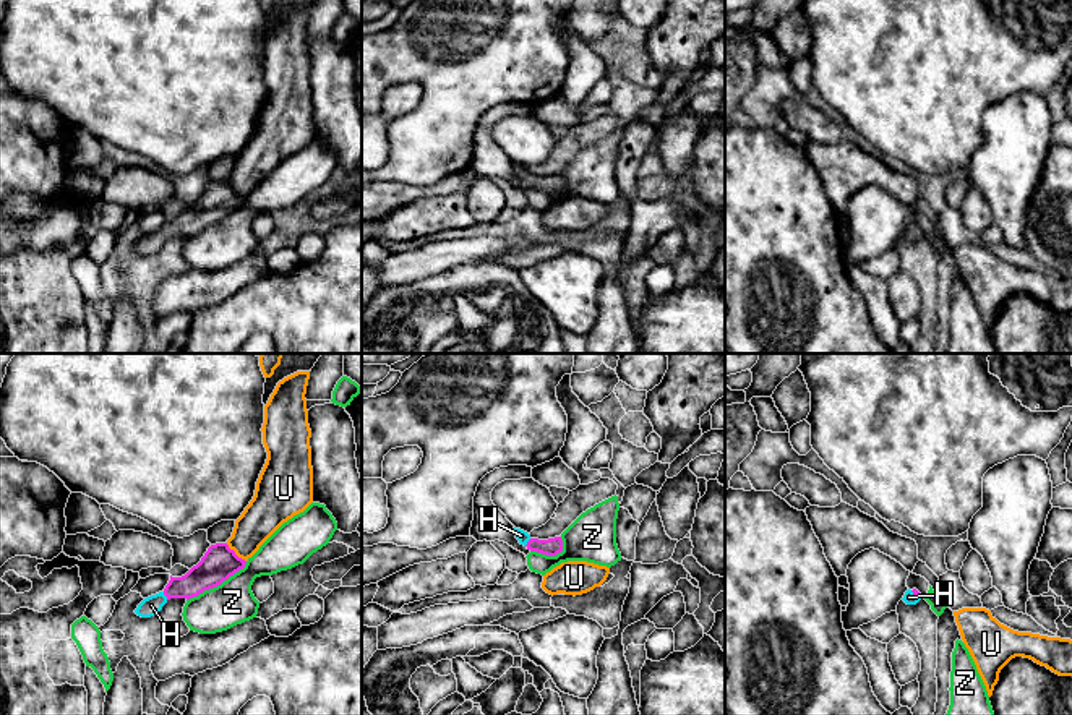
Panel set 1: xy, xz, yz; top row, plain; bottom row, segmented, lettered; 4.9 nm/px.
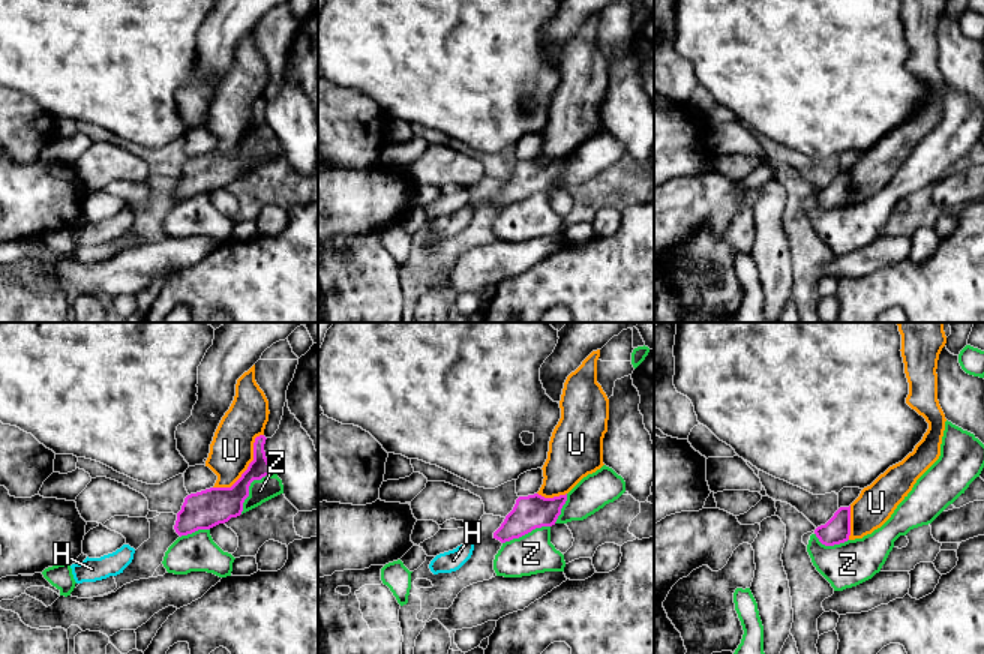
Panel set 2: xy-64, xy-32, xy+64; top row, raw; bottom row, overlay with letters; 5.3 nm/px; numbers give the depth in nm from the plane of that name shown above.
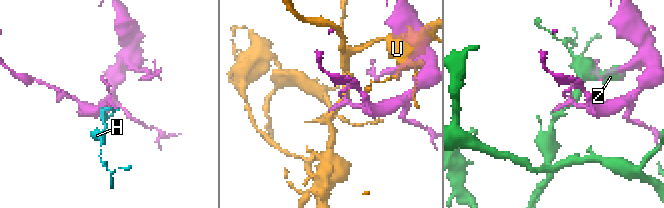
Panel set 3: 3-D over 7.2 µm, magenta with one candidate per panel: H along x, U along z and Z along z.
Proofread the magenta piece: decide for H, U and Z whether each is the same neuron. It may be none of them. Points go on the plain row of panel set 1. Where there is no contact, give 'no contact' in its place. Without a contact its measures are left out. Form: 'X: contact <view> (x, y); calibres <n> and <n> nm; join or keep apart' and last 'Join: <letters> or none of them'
H: contact xy (164, 231); calibres 150 and 90 nm; join
U: contact xy (234, 190); calibres 170 and 190 nm; keep apart
Z: contact xy (218, 221); calibres 170 and 220 nm; keep apart
Join: H

